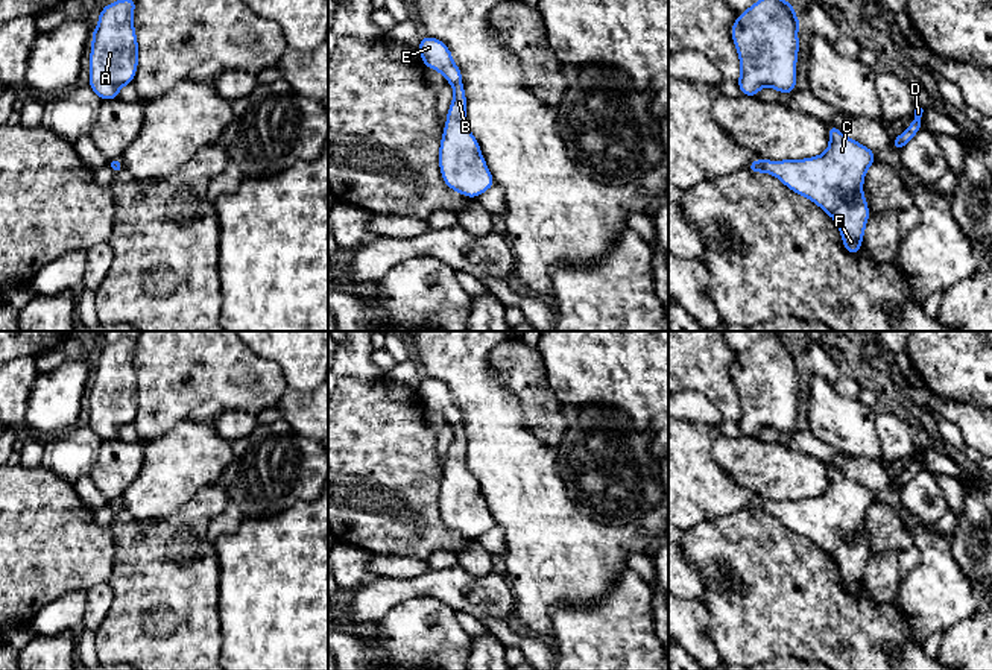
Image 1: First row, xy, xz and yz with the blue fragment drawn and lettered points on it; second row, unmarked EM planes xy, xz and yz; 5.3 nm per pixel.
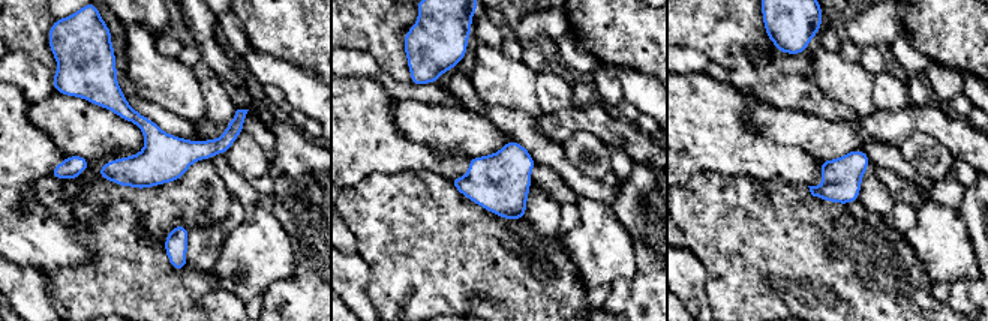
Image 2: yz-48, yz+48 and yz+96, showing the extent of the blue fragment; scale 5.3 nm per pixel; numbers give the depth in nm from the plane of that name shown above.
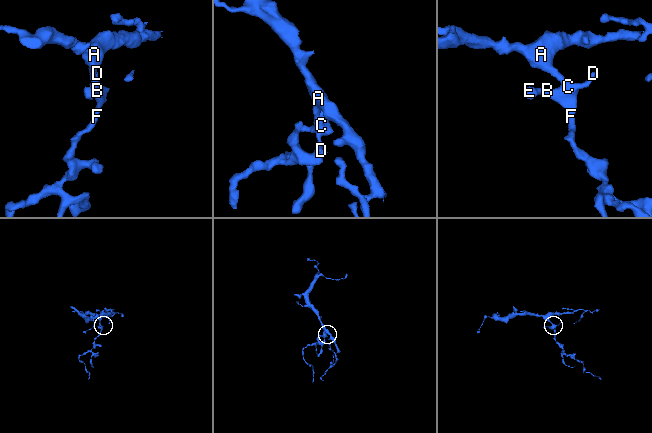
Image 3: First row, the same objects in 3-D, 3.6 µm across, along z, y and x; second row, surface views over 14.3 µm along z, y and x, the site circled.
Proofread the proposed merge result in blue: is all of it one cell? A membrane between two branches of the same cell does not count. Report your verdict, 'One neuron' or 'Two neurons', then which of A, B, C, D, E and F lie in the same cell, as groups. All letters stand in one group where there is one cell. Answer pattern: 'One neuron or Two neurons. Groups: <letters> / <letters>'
One neuron. Groups: A B C D E F

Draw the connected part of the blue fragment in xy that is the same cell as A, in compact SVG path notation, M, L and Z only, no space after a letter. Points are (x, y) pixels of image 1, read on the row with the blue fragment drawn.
M117 0L105 5L99 14L97 27L91 32L90 82L88 87L100 100L114 100L118 91L132 84L138 68L138 40L134 27L137 0Z

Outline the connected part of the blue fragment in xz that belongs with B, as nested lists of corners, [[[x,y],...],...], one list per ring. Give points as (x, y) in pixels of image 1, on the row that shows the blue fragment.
[[[422,36],[418,46],[425,67],[439,71],[453,85],[453,102],[439,146],[439,170],[445,185],[466,198],[479,198],[495,185],[474,134],[466,126],[466,94],[462,71],[448,46],[431,36]]]

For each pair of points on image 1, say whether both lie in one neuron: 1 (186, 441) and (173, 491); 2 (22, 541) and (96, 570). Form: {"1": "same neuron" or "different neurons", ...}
{"1": "same neuron", "2": "same neuron"}

